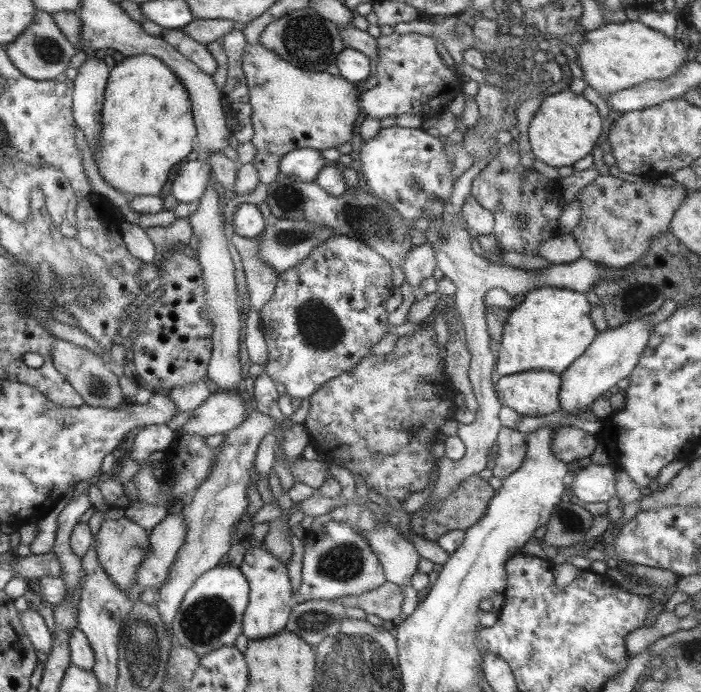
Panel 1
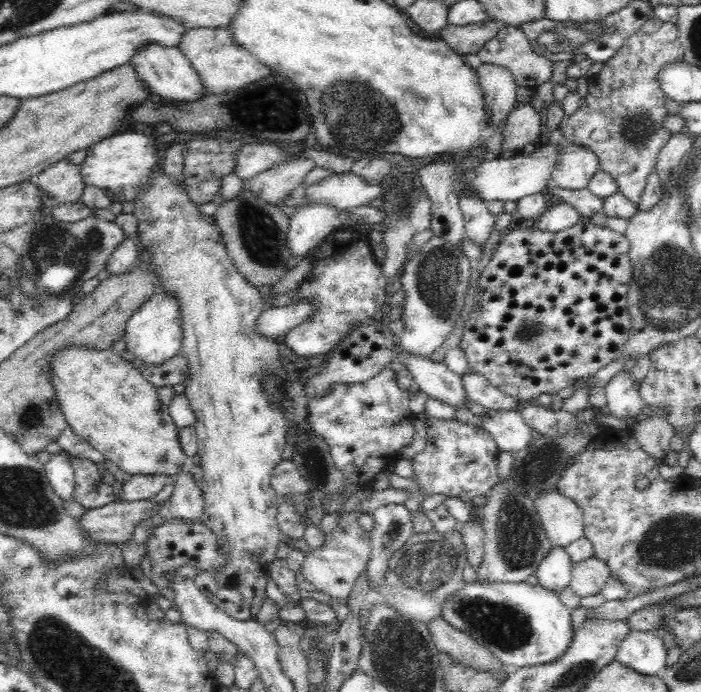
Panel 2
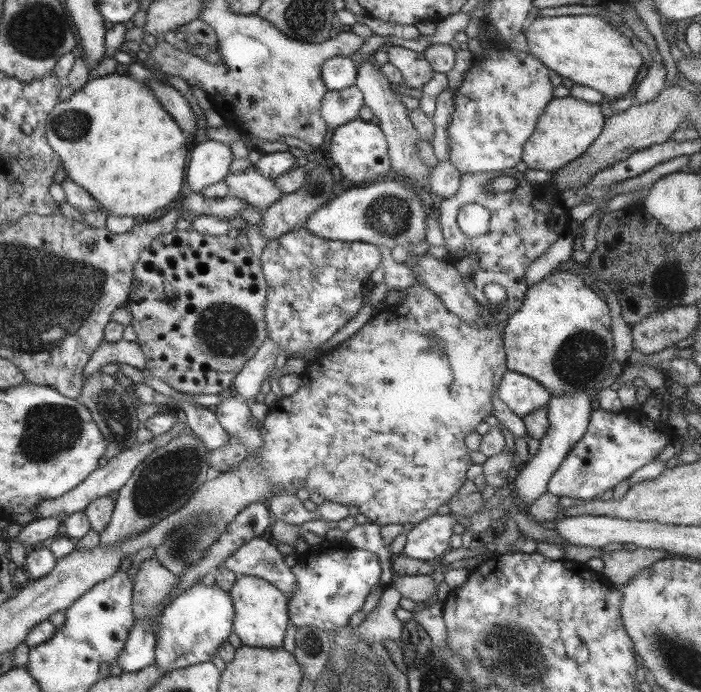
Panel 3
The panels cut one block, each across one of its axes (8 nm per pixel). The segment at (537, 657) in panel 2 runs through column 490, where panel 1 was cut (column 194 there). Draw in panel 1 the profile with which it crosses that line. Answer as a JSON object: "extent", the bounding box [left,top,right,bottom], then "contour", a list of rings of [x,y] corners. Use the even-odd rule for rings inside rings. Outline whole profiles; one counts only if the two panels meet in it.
{"extent":[171,567,248,657],"contour":[[[214,567],[201,574],[184,594],[171,630],[177,644],[201,657],[222,646],[233,647],[235,638],[242,634],[242,614],[248,603],[248,583],[237,567]]]}

